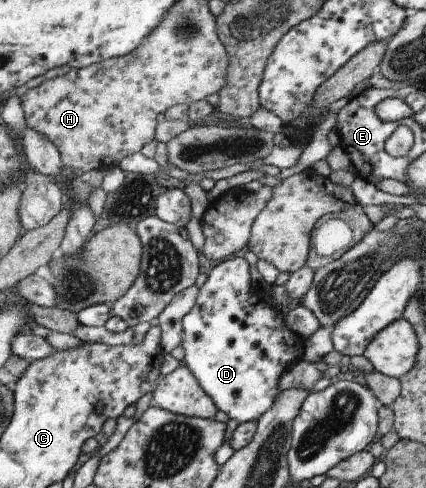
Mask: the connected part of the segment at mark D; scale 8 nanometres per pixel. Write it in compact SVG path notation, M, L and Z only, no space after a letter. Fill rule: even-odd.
M233 257L217 263L207 273L205 282L198 288L194 304L180 321L180 345L184 353L181 363L194 374L198 384L214 400L218 410L238 423L257 421L258 417L274 404L274 399L279 393L277 380L291 363L296 364L302 360L305 341L291 333L284 326L283 320L277 318L268 300L268 290L252 287L247 269L248 264L243 257Z

